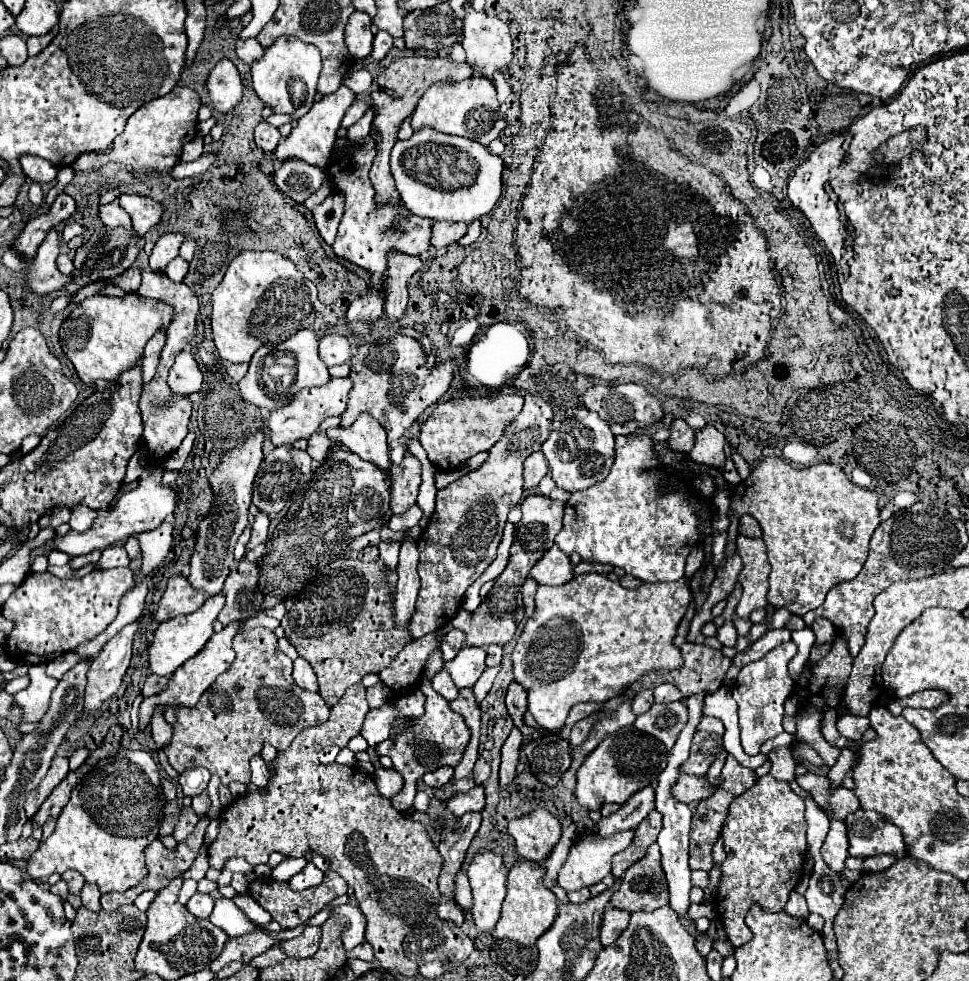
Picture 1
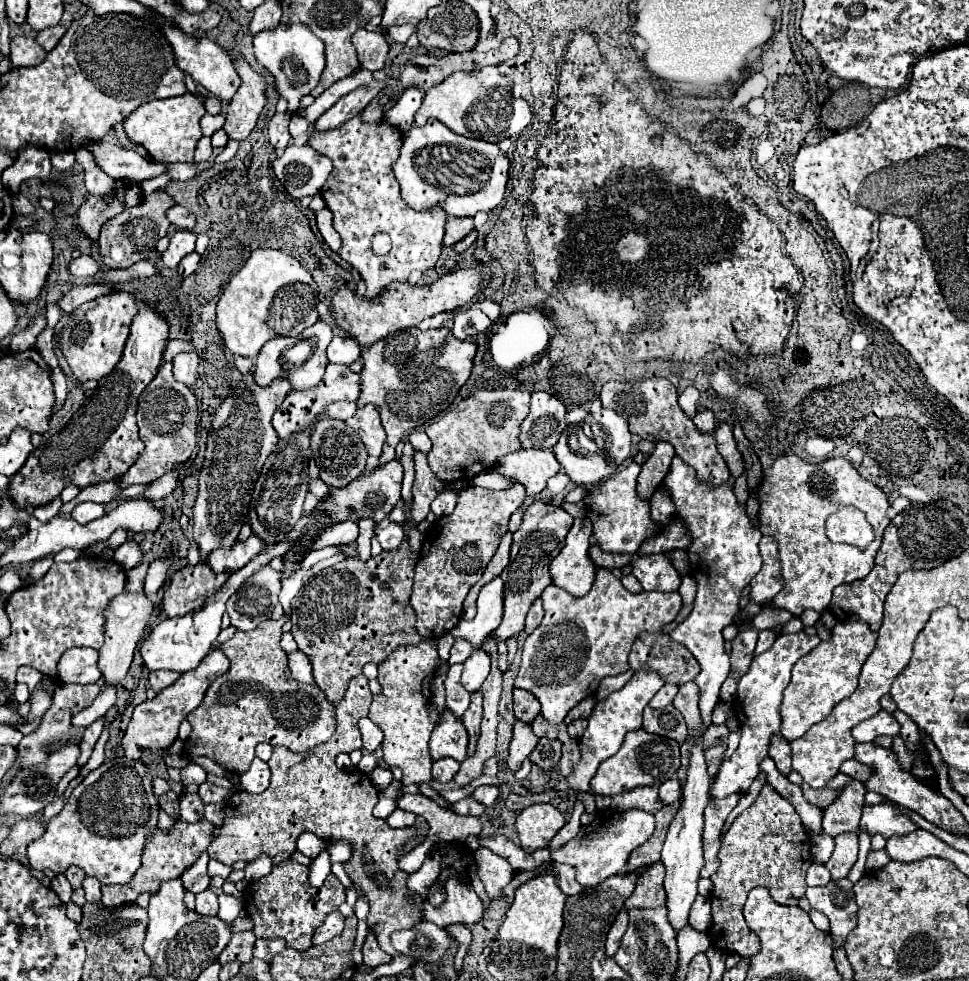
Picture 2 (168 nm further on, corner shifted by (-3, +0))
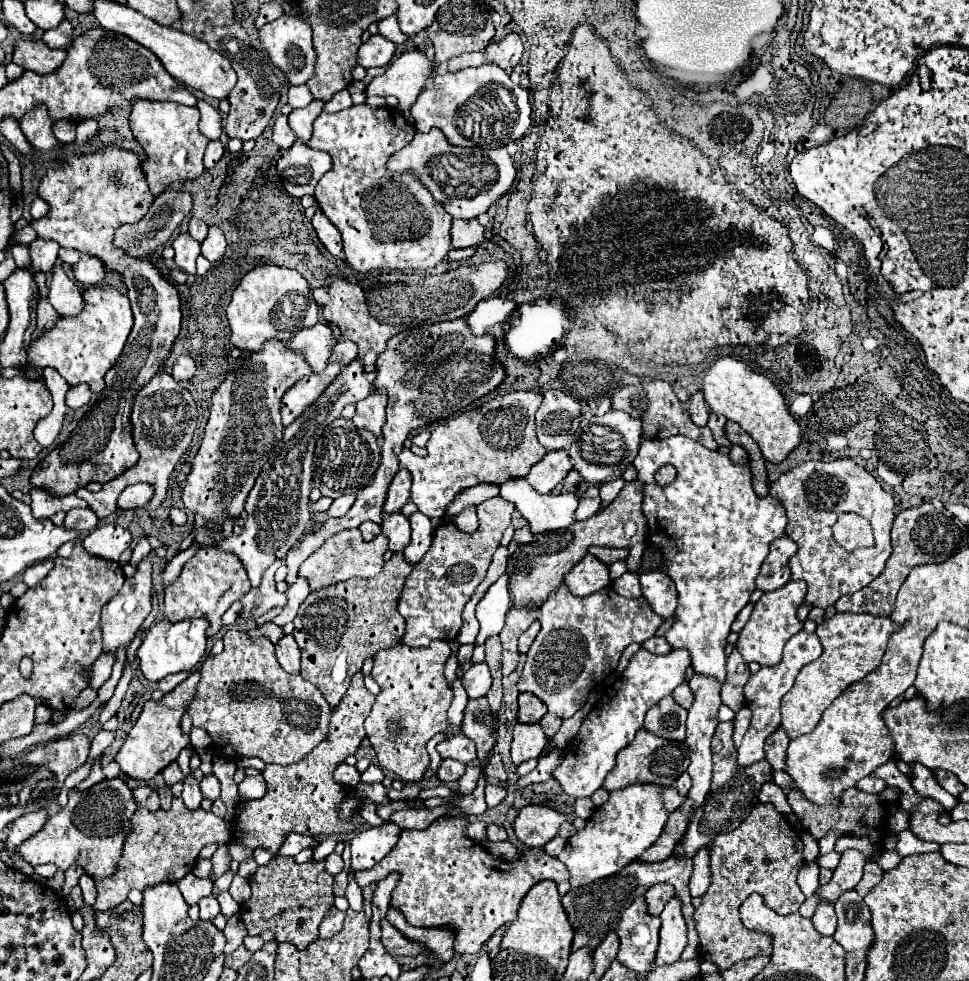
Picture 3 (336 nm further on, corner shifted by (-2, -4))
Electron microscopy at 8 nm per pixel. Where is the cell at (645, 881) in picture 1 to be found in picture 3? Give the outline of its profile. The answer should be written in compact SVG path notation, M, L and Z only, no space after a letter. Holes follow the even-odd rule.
M657 883L647 889L645 893L645 903L647 903L647 913L649 915L659 915L667 903L667 899L675 893L675 889L667 883Z

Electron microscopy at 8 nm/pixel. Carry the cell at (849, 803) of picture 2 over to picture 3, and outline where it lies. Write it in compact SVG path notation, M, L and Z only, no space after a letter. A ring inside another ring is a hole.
M831 829L825 837L821 837L821 839L819 839L819 851L821 851L821 855L829 853L829 851L835 847L835 841L837 841L839 837L841 837L841 835L839 835L835 829Z

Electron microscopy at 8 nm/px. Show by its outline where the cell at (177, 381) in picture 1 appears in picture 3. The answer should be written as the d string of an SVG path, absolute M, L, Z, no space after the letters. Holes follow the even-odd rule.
M181 355L171 367L171 375L175 381L189 381L195 375L195 369L195 361L189 355Z

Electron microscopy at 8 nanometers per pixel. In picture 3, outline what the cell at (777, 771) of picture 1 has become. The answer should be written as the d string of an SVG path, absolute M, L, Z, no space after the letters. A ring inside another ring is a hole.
M779 727L773 735L767 737L765 743L765 759L771 763L771 767L775 771L785 771L785 755L787 755L787 745L789 745L789 737L787 733Z

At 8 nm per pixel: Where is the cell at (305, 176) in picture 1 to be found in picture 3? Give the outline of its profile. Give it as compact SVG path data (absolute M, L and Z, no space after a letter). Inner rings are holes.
M295 143L287 155L277 161L277 173L291 197L313 195L317 181L331 169L331 157L303 143Z

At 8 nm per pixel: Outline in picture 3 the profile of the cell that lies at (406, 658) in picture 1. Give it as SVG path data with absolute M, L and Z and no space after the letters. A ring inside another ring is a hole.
M433 641L429 647L409 647L409 645L395 645L391 649L383 649L379 651L373 661L373 671L371 677L379 683L381 693L375 699L375 705L369 713L369 717L365 719L365 731L367 737L371 739L371 745L377 753L377 761L383 769L393 771L397 777L401 777L403 781L419 781L419 777L423 777L425 767L429 765L429 755L427 755L427 741L439 733L439 731L447 731L449 723L447 723L447 707L453 699L453 691L447 685L447 679L443 675L443 665L449 657L449 643L447 641Z

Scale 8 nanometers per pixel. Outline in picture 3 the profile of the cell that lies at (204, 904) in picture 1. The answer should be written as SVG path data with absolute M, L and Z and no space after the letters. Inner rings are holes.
M209 895L209 897L203 897L199 903L199 909L201 909L201 919L205 919L205 921L213 921L221 911L219 911L219 903L217 903L217 899L213 897L213 895Z

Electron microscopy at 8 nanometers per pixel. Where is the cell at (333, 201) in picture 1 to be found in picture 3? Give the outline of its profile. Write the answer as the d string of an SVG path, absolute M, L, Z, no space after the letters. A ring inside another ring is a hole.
M319 209L313 219L311 219L315 231L317 231L317 237L319 241L325 245L325 249L335 255L335 257L341 257L343 255L343 241L341 241L341 233L337 231L337 227L333 223L327 221L327 217L323 215L323 211Z

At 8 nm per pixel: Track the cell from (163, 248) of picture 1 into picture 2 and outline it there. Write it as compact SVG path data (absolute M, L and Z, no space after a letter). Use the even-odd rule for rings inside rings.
M184 229L176 231L176 233L172 235L172 239L170 239L168 251L162 253L164 265L170 267L170 269L176 269L178 263L180 263L180 259L182 259L184 255L188 255L188 253L194 251L194 245L196 245L196 233L184 231Z

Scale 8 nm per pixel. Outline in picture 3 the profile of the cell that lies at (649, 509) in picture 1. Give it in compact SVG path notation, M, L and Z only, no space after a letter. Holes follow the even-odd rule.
M647 571L639 575L641 593L651 603L653 611L663 619L673 617L677 607L677 591L673 579L663 571Z

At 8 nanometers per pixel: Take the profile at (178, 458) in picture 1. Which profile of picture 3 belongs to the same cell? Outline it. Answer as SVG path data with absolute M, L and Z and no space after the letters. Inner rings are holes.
M137 483L137 485L131 485L127 487L119 499L117 499L117 507L121 511L125 509L135 509L135 507L147 507L151 497L153 497L153 487L149 483Z

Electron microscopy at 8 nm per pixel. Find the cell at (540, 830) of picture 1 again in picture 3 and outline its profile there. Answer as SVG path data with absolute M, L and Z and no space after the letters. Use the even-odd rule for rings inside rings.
M527 805L519 811L513 827L515 827L517 839L527 849L535 849L549 843L559 833L559 825L563 821L565 821L565 815L557 813L551 807Z

